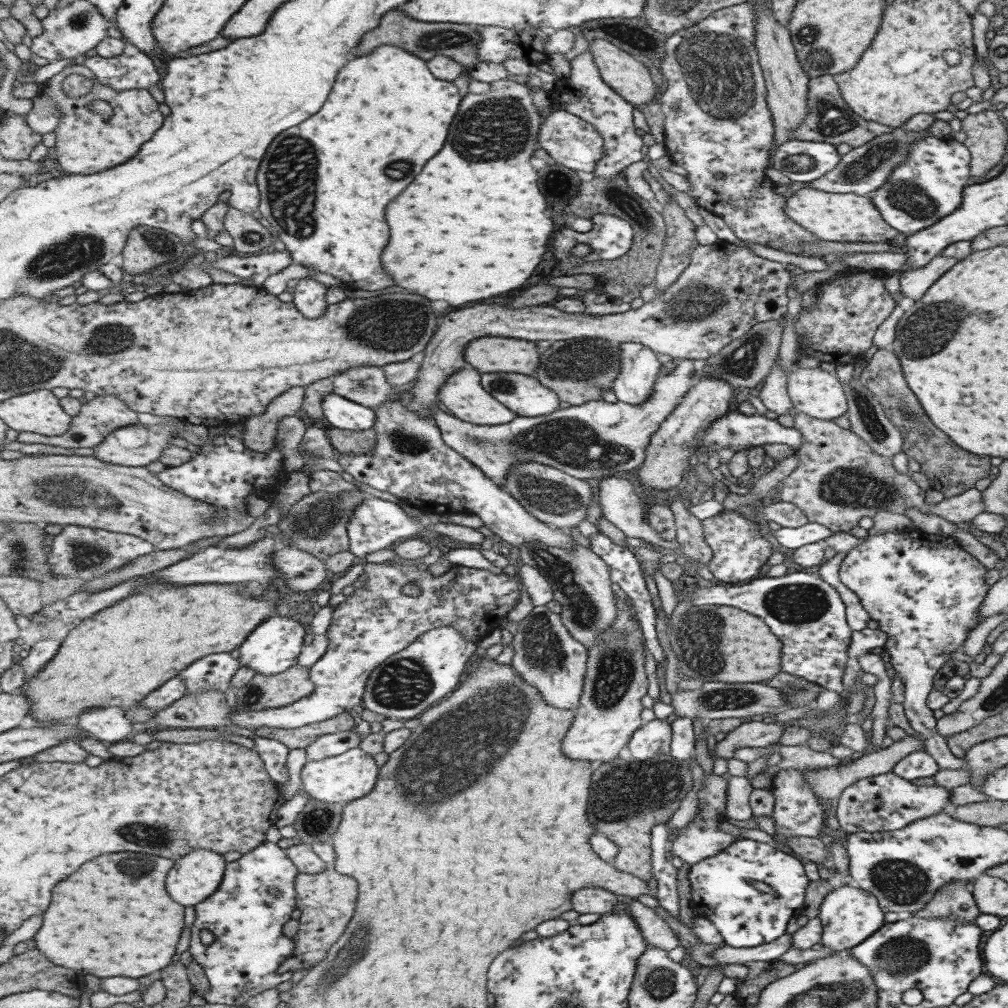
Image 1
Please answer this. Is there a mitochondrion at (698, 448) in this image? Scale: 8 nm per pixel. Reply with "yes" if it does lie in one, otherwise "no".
no

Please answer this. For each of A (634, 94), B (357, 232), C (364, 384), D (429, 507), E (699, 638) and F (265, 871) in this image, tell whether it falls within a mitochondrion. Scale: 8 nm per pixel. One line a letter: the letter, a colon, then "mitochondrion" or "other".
A: other
B: other
C: mitochondrion
D: other
E: mitochondrion
F: other

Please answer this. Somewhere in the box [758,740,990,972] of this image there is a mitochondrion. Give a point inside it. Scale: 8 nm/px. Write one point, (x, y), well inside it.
(901, 881)

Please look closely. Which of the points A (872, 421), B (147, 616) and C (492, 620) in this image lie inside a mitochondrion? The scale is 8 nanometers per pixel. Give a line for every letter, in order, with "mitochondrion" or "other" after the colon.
A: mitochondrion
B: other
C: other

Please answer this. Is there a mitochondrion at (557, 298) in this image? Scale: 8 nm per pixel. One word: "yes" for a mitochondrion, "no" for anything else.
no

